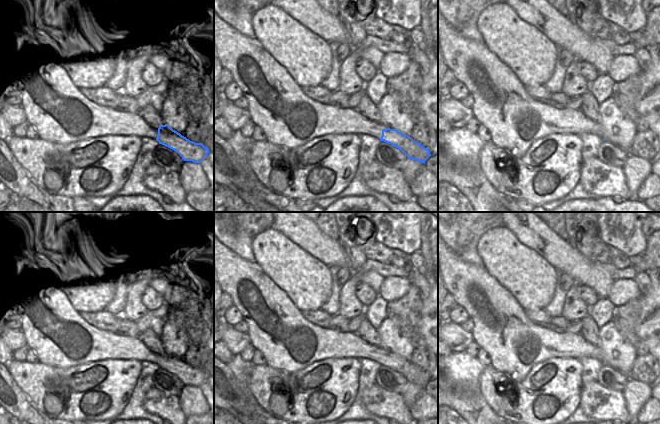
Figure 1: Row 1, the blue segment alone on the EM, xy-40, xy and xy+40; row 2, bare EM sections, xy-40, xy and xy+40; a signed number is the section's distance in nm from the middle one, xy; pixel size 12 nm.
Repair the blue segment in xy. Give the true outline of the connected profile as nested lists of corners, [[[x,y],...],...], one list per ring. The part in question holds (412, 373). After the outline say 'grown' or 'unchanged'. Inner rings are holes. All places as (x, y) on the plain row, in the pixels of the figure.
[[[214,236],[214,277],[222,292],[229,294],[247,323],[251,345],[262,352],[266,364],[290,373],[324,359],[370,359],[400,373],[408,382],[425,387],[430,375],[410,360],[364,341],[357,333],[338,332],[306,320],[285,291],[270,279],[262,268],[238,256]]]; grown

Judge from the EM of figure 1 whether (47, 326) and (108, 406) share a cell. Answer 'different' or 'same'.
different

